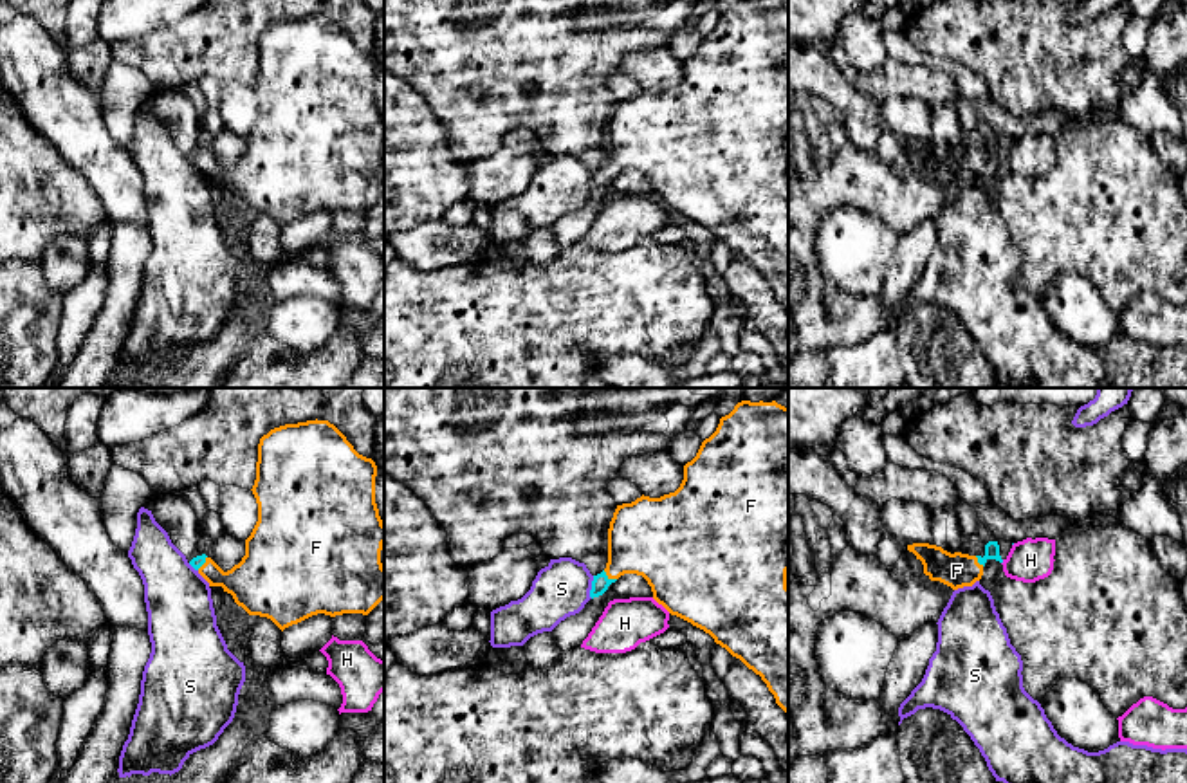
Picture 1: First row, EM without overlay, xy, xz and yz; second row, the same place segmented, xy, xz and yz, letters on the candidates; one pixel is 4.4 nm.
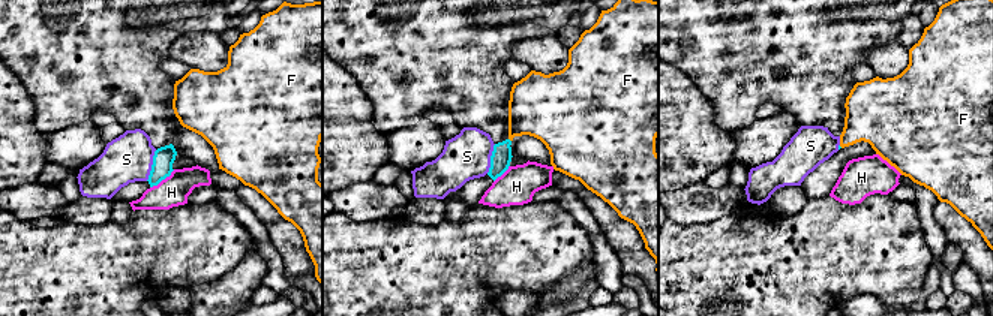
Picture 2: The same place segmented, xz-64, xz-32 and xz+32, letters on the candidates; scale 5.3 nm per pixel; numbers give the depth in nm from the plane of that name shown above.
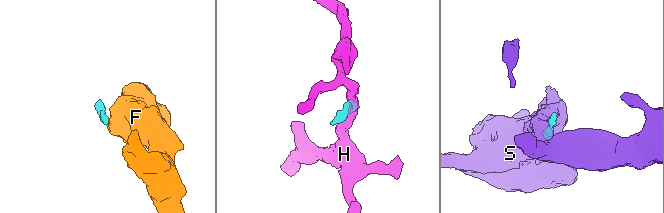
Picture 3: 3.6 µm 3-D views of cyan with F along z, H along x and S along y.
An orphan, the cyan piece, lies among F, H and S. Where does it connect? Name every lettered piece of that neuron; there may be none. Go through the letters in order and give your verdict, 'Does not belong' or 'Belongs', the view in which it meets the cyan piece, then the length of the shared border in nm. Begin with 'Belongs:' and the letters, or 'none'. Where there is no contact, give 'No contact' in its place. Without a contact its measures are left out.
Belongs: F
F: Belongs. Touches cyan in xz. Shared border 80 nm
H: Does not belong. No contact
S: Does not belong. Touches cyan in xz. Shared border 110 nm

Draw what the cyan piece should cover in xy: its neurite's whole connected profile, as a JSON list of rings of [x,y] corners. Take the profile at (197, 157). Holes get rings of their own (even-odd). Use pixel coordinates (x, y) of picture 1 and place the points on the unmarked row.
[[[328,16],[274,23],[258,40],[251,85],[258,117],[245,135],[245,152],[227,168],[206,150],[189,161],[249,211],[267,213],[281,227],[317,209],[368,211],[384,195],[384,119],[375,99],[375,72],[375,58],[359,51]]]

